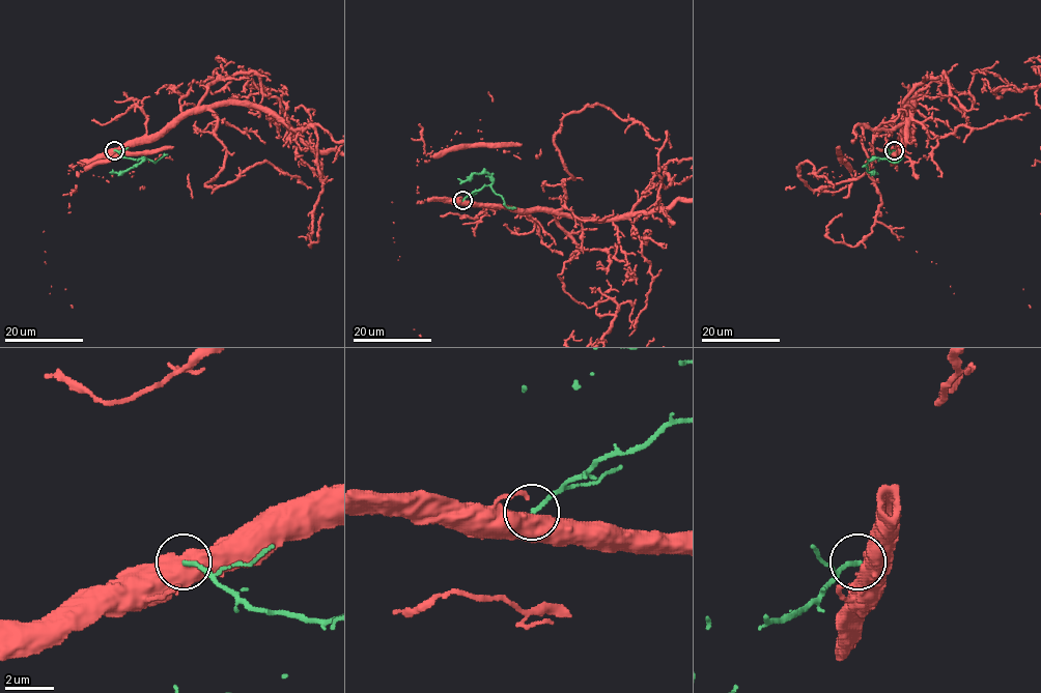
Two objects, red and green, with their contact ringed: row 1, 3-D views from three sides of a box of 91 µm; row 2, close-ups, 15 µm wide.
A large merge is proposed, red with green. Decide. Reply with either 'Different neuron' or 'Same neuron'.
Different neuron

